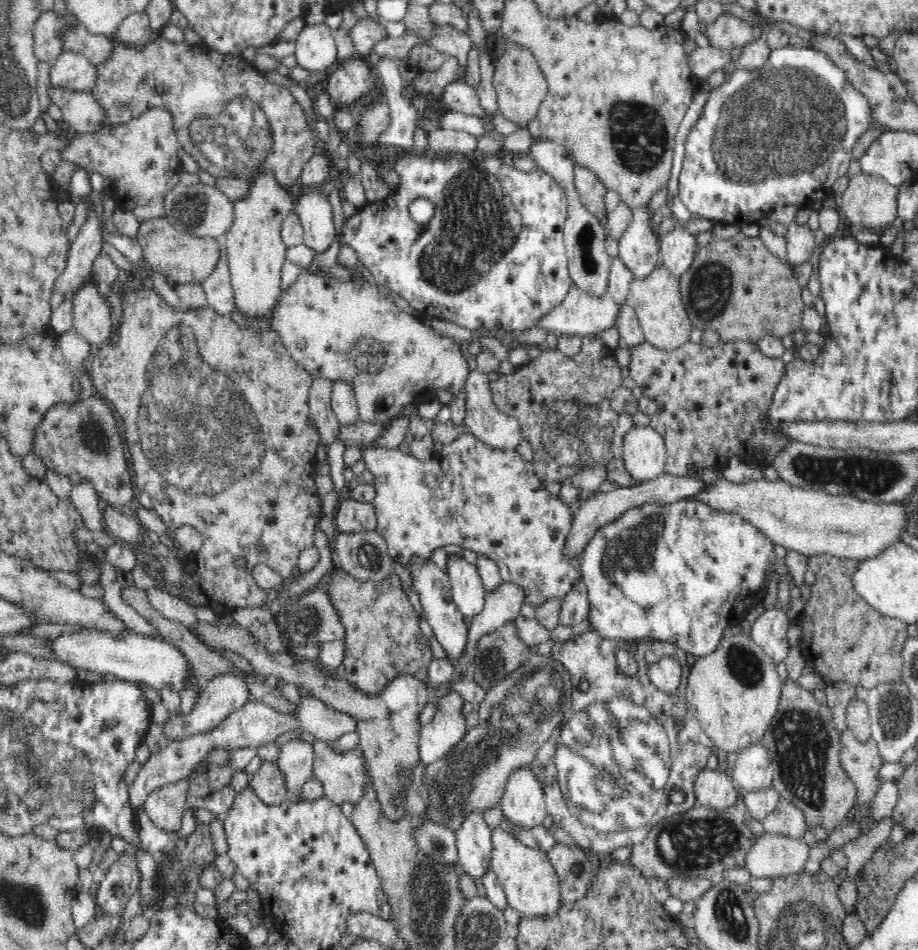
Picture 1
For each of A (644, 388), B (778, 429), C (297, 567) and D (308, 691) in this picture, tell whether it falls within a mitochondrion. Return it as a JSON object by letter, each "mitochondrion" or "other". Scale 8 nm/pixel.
{"A":"other","B":"other","C":"other","D":"other"}

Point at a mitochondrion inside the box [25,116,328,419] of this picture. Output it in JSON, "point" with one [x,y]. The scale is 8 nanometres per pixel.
{"point":[190,209]}

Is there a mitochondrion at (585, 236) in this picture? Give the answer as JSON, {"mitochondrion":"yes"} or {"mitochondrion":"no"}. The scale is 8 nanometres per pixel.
{"mitochondrion":"yes"}

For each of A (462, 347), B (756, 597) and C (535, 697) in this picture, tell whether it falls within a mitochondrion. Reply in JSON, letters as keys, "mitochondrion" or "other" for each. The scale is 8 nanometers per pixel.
{"A":"other","B":"other","C":"mitochondrion"}

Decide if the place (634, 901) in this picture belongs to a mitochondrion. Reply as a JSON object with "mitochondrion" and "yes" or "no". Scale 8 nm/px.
{"mitochondrion":"no"}

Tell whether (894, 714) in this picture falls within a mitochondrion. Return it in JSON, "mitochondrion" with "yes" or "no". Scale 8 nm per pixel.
{"mitochondrion":"yes"}

